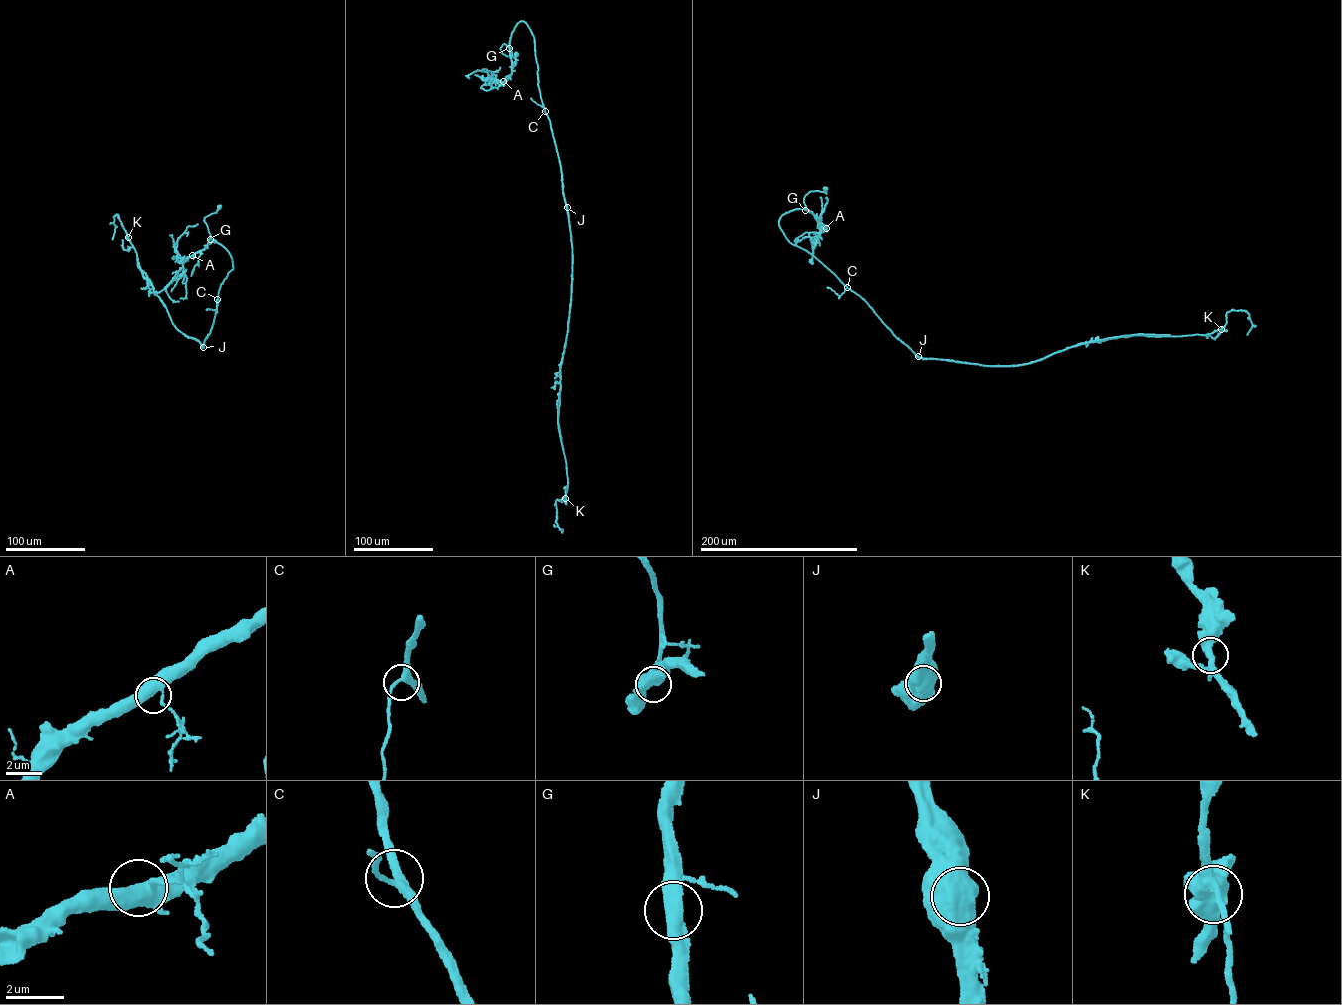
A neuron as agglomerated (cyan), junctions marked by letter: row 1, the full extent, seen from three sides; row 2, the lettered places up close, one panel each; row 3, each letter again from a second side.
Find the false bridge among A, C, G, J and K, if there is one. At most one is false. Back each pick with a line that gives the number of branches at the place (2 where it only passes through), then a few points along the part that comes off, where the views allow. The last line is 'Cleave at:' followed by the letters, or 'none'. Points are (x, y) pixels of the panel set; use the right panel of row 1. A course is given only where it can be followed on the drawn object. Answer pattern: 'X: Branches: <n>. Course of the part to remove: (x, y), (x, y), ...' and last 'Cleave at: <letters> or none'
J: Branches: 1. Course of the part to remove: (918, 356), (991, 366), (1014, 366), (1042, 360), (1080, 343), (1139, 334), (1170, 335)
Cleave at: J

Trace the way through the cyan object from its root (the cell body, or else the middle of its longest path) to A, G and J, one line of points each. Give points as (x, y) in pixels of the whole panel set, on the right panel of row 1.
A: (825, 188), (825, 193), (809, 192), (803, 200), (806, 209), (826, 228)
G: (825, 188), (826, 193), (815, 190), (806, 194), (803, 199), (805, 210)
J: (825, 188), (826, 193), (806, 194), (806, 209), (781, 215), (781, 230), (864, 300), (918, 356)

